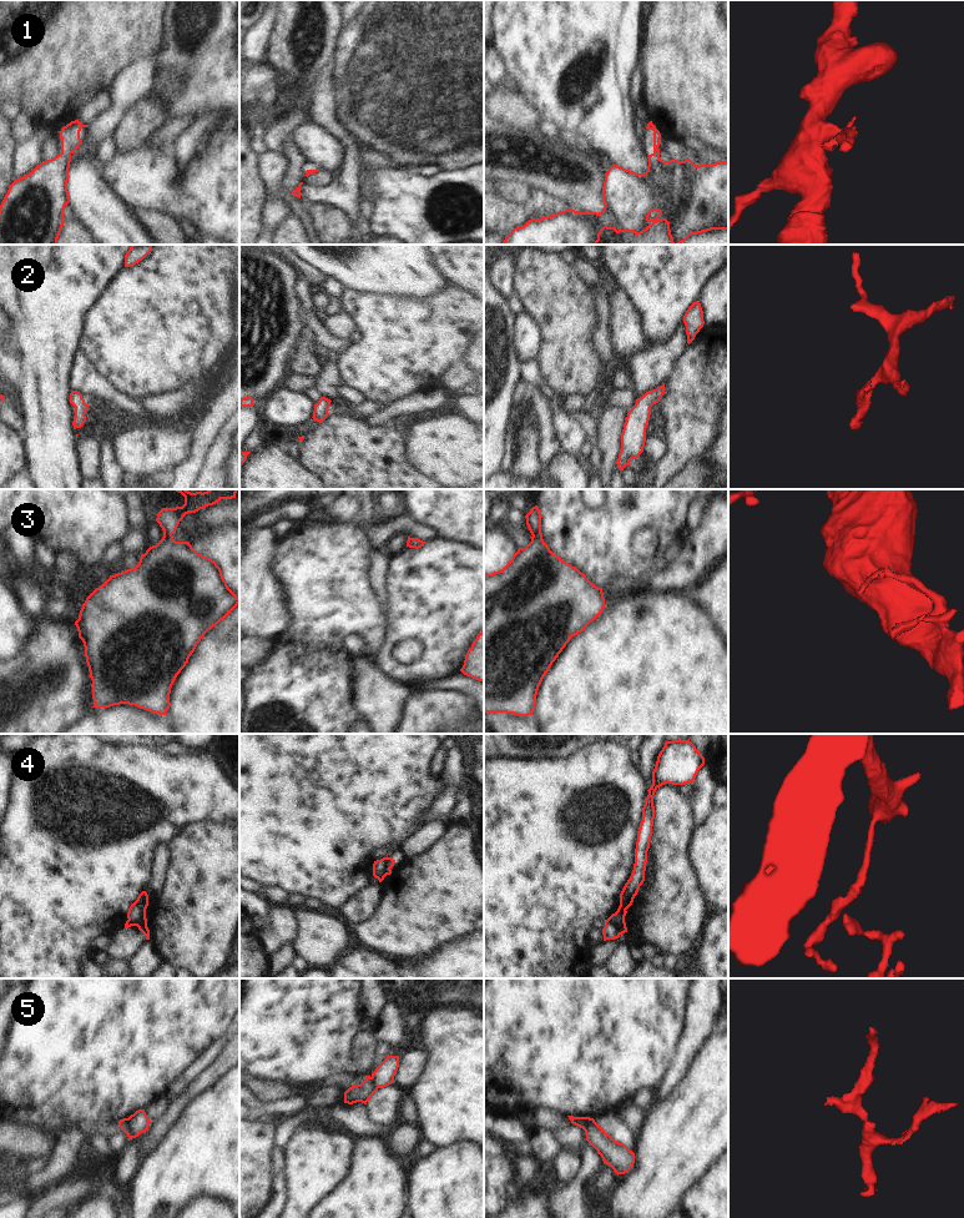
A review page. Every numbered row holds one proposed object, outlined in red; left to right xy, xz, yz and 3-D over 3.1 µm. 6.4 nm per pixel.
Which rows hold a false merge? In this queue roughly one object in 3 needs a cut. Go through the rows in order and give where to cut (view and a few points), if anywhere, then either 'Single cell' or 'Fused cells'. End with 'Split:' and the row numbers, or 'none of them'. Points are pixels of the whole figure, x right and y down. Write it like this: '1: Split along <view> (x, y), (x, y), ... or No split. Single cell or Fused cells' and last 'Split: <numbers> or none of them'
1: No split. Single cell
2: No split. Single cell
3: No split. Single cell
4: No split. Single cell
5: Split along xy (126, 1118), (130, 1131), (135, 1137). Fused cells
Split: 5

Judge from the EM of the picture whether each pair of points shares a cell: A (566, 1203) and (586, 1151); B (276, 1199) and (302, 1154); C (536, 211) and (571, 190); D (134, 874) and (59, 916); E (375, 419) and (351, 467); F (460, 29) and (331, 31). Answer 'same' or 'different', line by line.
A: same
B: different
C: different
D: same
E: different
F: different

